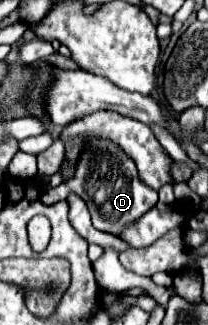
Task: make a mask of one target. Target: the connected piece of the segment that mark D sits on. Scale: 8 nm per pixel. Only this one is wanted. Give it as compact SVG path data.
M107 140L93 142L91 148L87 148L87 152L81 154L75 176L57 188L45 190L41 194L41 202L51 204L51 202L65 200L71 192L77 194L79 198L83 198L83 202L87 204L93 226L97 230L109 232L113 236L121 236L125 226L137 222L145 212L149 212L157 204L157 192L151 190L149 186L145 186L137 178L137 168L135 168L133 160L129 160L121 148L117 148L115 144L111 144Z

